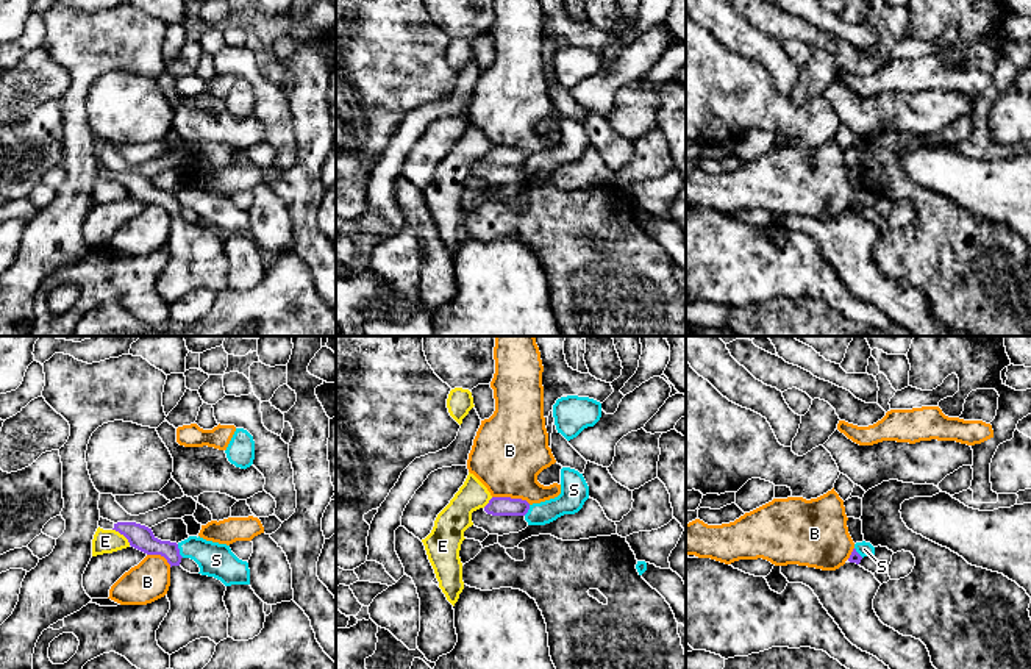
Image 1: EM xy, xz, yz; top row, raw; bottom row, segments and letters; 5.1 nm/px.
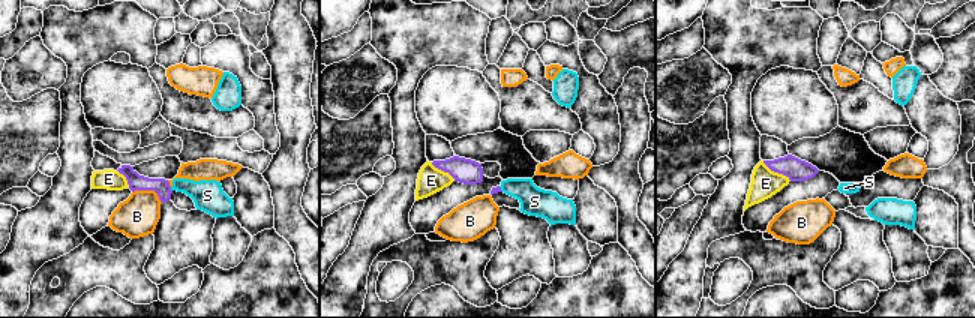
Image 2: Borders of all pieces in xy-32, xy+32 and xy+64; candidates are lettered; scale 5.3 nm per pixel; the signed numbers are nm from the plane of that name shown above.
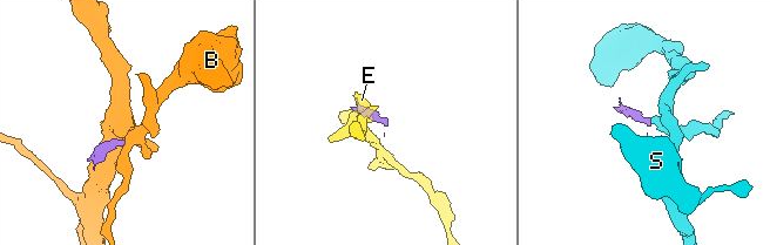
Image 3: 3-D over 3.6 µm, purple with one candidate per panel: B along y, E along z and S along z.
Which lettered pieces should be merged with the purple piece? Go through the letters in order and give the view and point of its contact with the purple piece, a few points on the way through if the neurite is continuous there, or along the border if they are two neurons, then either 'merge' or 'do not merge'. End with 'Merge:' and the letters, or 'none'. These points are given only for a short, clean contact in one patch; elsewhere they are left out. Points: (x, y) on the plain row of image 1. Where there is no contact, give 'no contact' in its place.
B: meets purple in xz at (510, 147); do not merge
E: meets purple in xy at (122, 183); border along xy (113, 178), (130, 194); do not merge
S: meets purple in xy at (178, 200); border along xy (177, 194), (183, 207); do not merge
Merge: none

